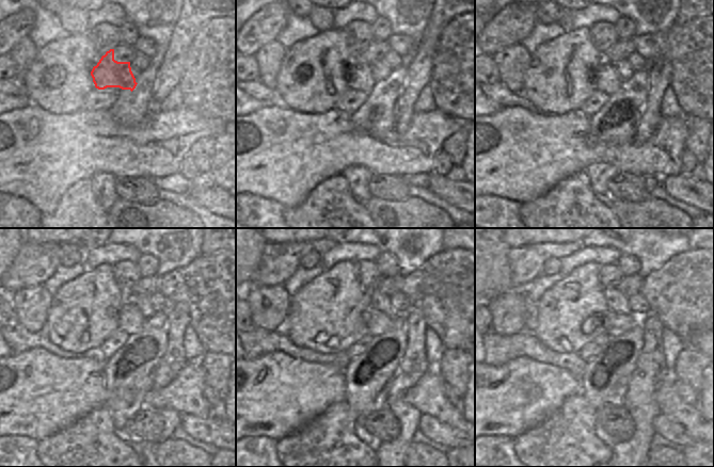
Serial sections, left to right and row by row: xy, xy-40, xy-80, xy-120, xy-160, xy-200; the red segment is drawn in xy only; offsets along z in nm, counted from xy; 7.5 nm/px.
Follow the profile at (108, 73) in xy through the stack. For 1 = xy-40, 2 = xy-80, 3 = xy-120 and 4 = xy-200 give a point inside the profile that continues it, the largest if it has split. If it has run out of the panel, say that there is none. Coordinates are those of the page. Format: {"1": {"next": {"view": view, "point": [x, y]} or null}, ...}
{"1": {"next": {"view": "xy-40", "point": [359, 76]}}, "2": {"next": {"view": "xy-80", "point": [605, 79]}}, "3": {"next": {"view": "xy-120", "point": [130, 320]}}, "4": {"next": {"view": "xy-200", "point": [615, 324]}}}

